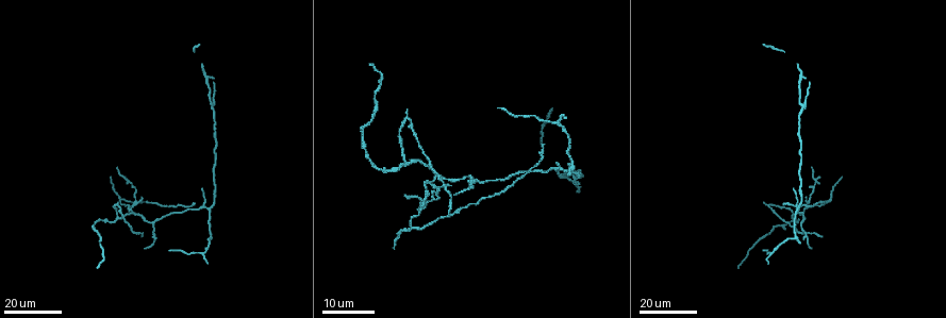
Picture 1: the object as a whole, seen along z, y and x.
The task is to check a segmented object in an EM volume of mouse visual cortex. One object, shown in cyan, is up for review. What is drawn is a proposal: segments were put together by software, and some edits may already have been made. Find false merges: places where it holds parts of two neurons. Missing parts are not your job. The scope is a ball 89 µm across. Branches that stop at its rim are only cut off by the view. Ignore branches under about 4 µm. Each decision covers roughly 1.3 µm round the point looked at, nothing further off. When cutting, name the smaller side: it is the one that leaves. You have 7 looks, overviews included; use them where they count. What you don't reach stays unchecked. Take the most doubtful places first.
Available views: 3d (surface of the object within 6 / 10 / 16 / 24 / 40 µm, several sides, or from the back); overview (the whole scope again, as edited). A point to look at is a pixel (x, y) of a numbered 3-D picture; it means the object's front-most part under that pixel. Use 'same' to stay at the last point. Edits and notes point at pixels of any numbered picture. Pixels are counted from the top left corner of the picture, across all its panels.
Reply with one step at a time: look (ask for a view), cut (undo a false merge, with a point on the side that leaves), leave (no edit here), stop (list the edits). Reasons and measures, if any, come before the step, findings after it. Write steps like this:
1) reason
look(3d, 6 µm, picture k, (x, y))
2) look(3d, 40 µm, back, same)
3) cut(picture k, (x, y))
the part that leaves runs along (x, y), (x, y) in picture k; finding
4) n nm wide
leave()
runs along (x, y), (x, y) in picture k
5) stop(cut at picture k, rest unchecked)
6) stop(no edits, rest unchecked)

looks like a crossing
look(3d, 24 µm, picture 1, (129, 210))

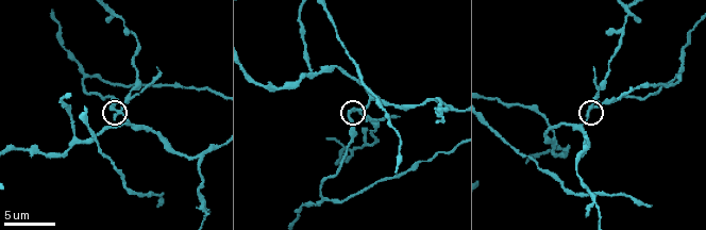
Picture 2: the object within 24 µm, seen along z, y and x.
zoom in
look(3d, 6 µm, picture 2, (589, 113))

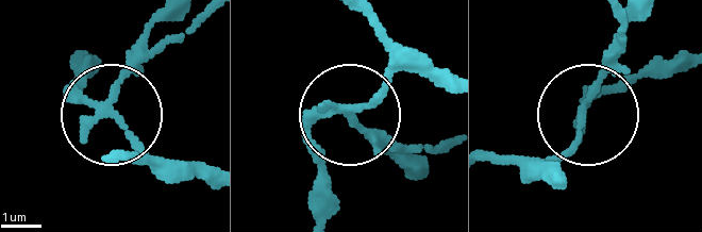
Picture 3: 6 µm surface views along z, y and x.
cut(picture 3, (132, 61))
the part that leaves runs along (106, 100), (154, 13) in picture 3; a second neuron is stuck on

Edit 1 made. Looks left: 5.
redraw
look(overview)

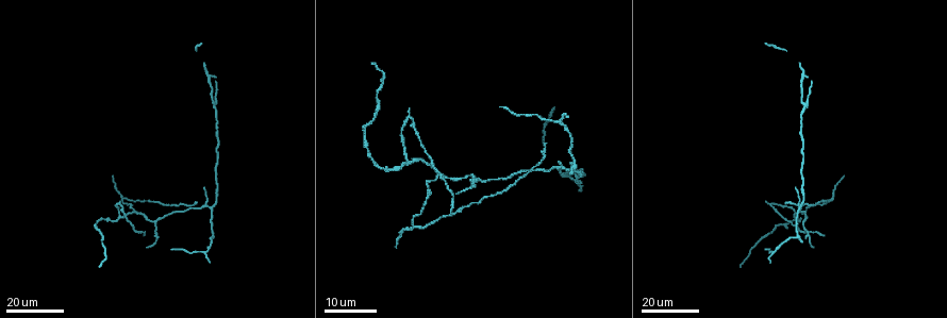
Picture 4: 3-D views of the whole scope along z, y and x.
looks like a crossing
look(3d, 16 µm, picture 4, (807, 104))

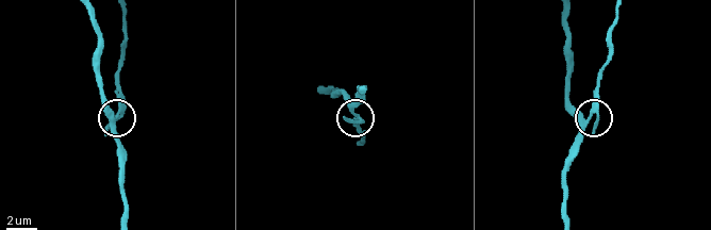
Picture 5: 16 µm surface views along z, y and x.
closer look
look(3d, 10 µm, picture 5, (587, 117))

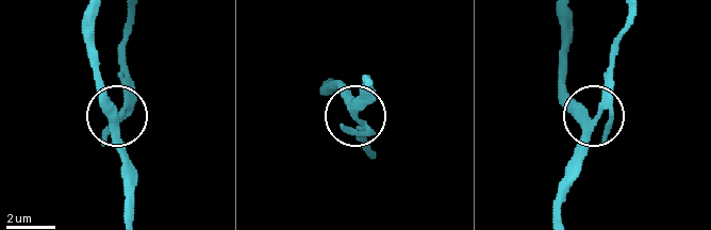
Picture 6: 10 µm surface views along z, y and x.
4 arms
cut(picture 6, (133, 94))
the part that leaves runs along (594, 117), (627, 16) in picture 6; a second neuron is stuck on

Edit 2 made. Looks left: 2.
small branch off a trunk
look(3d, 24 µm, picture 4, (563, 165))

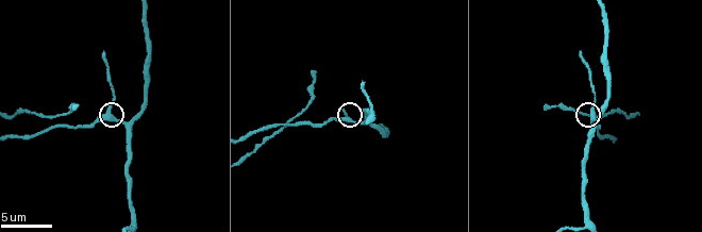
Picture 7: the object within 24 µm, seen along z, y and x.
look(3d, 6 µm, picture 7, (346, 119))

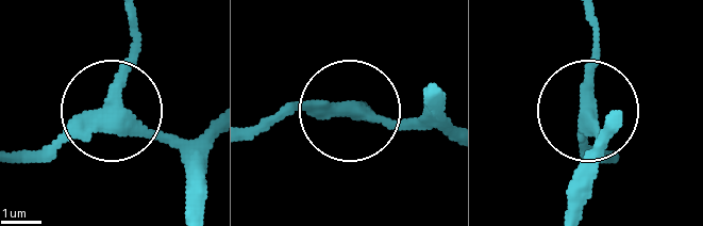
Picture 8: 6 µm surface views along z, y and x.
3 arms
leave()
runs along (30, 154), (97, 123), (128, 25) in picture 8; continuous, no second neuron

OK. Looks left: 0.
stop(cut at picture 3, cut at picture 6, rest unchecked)

